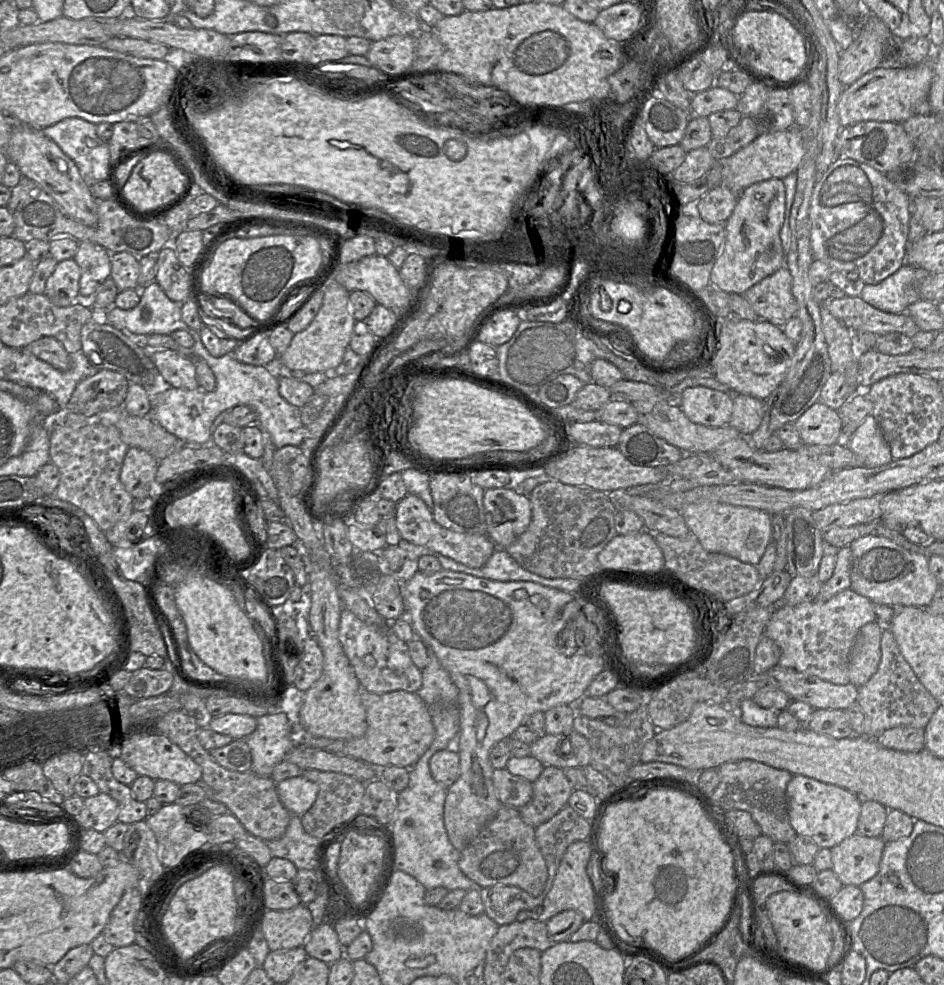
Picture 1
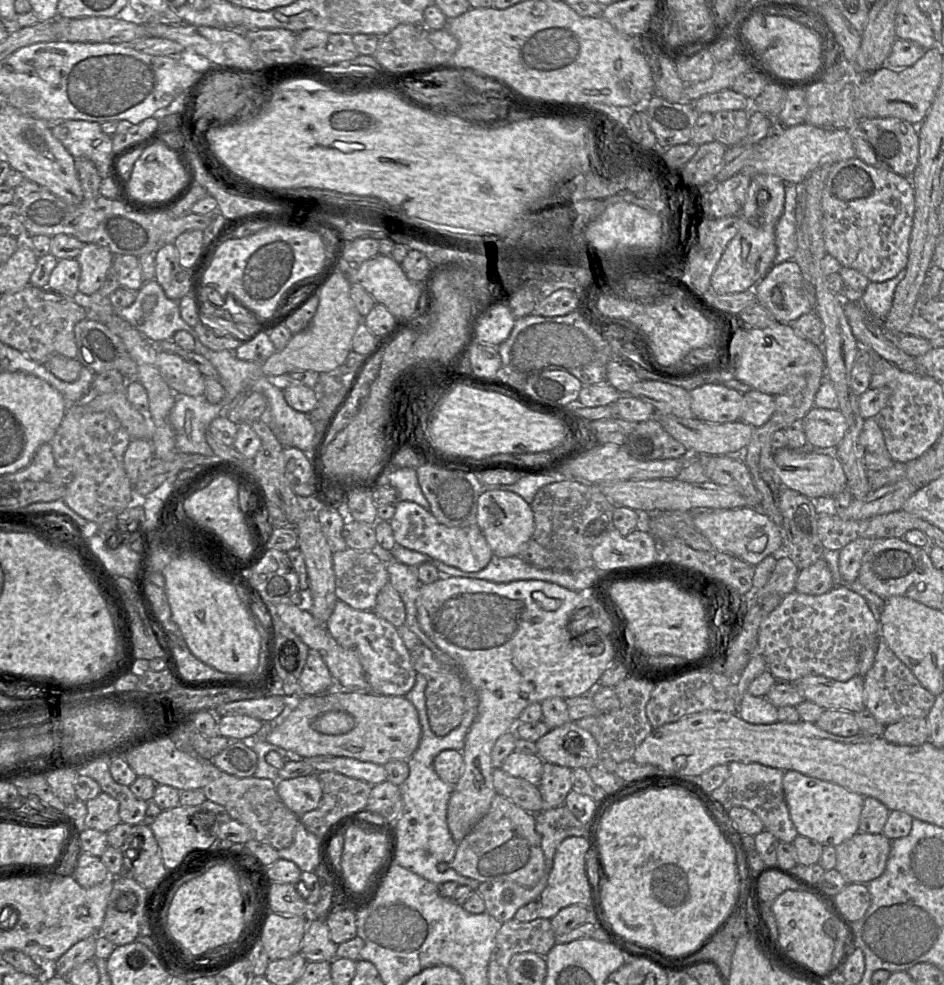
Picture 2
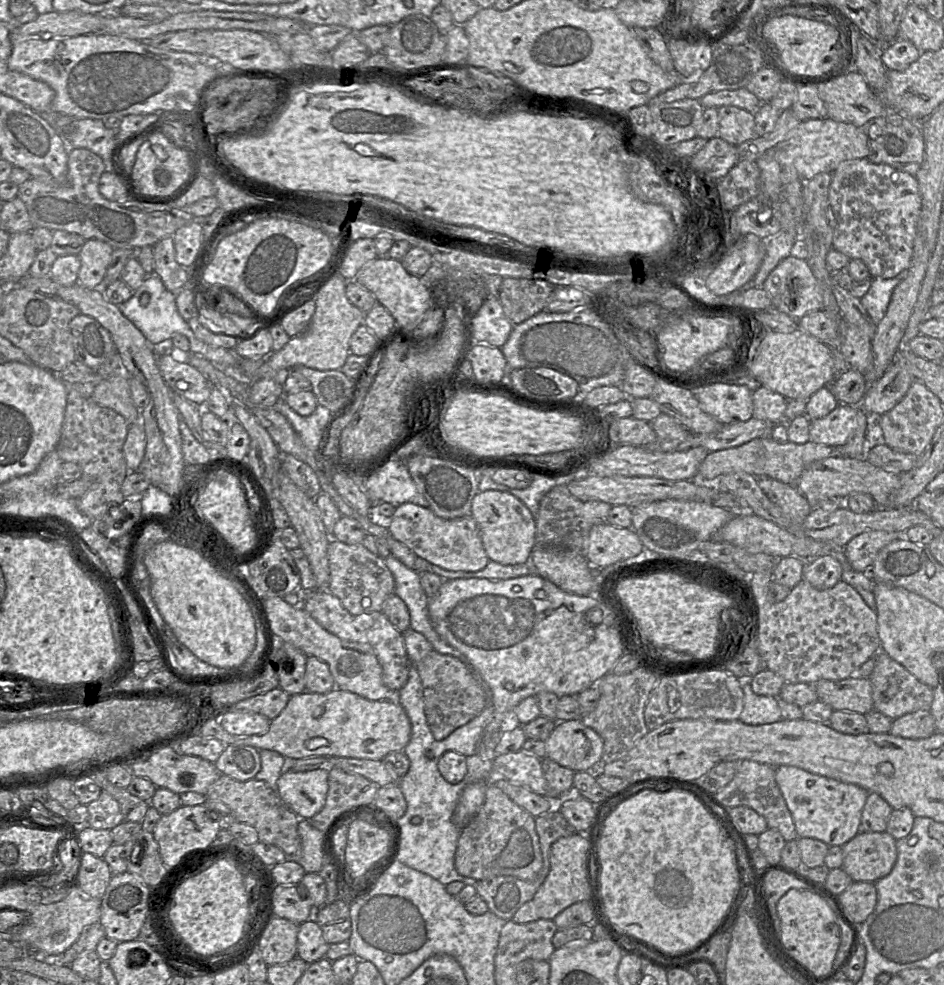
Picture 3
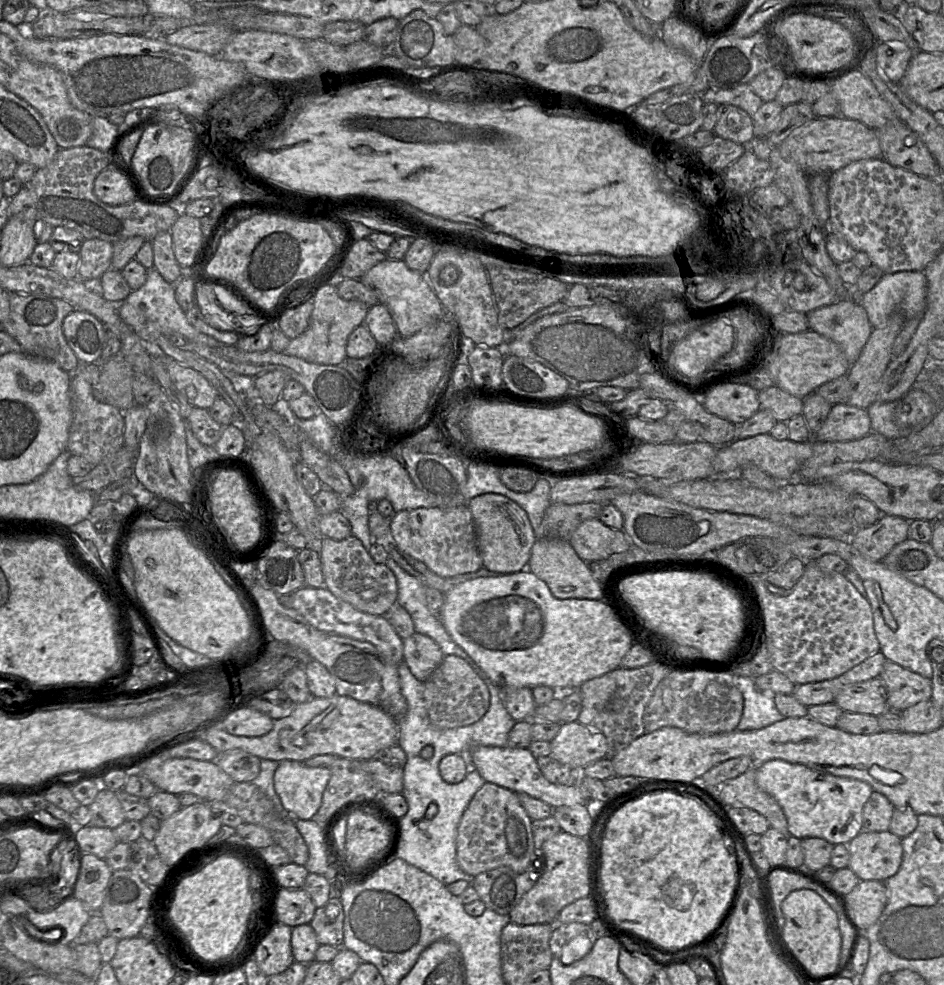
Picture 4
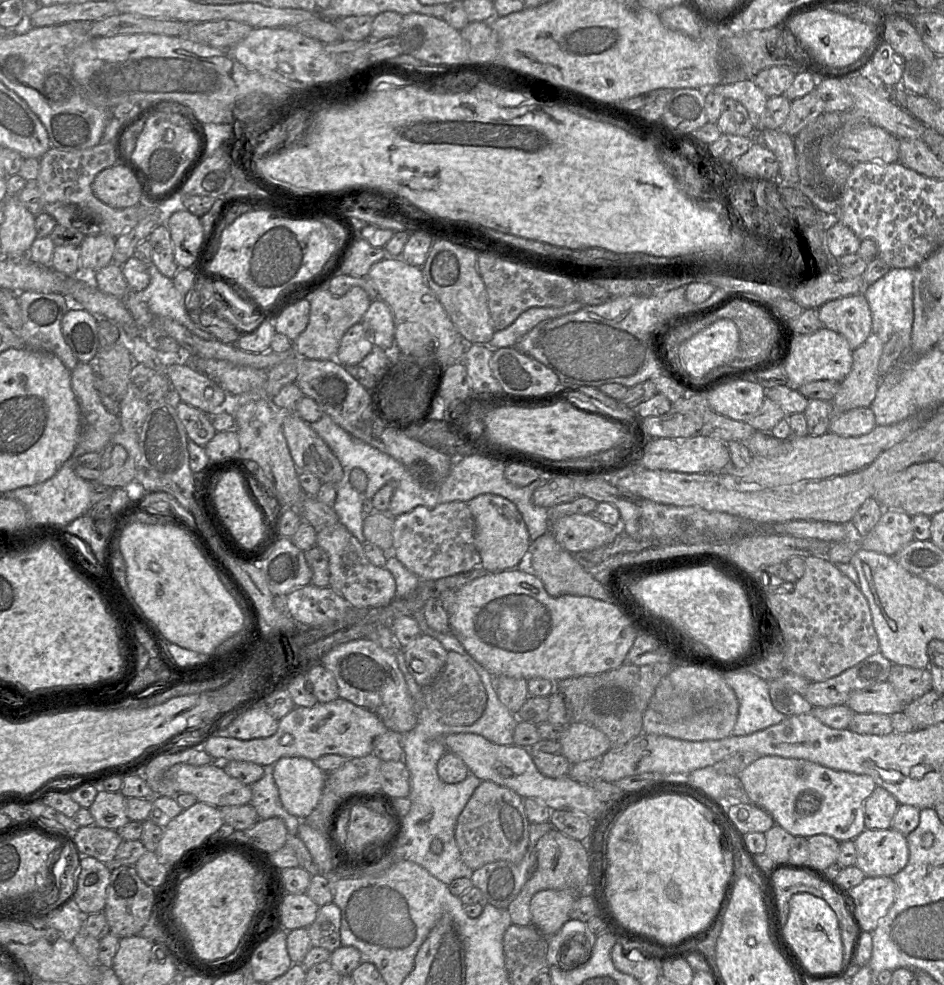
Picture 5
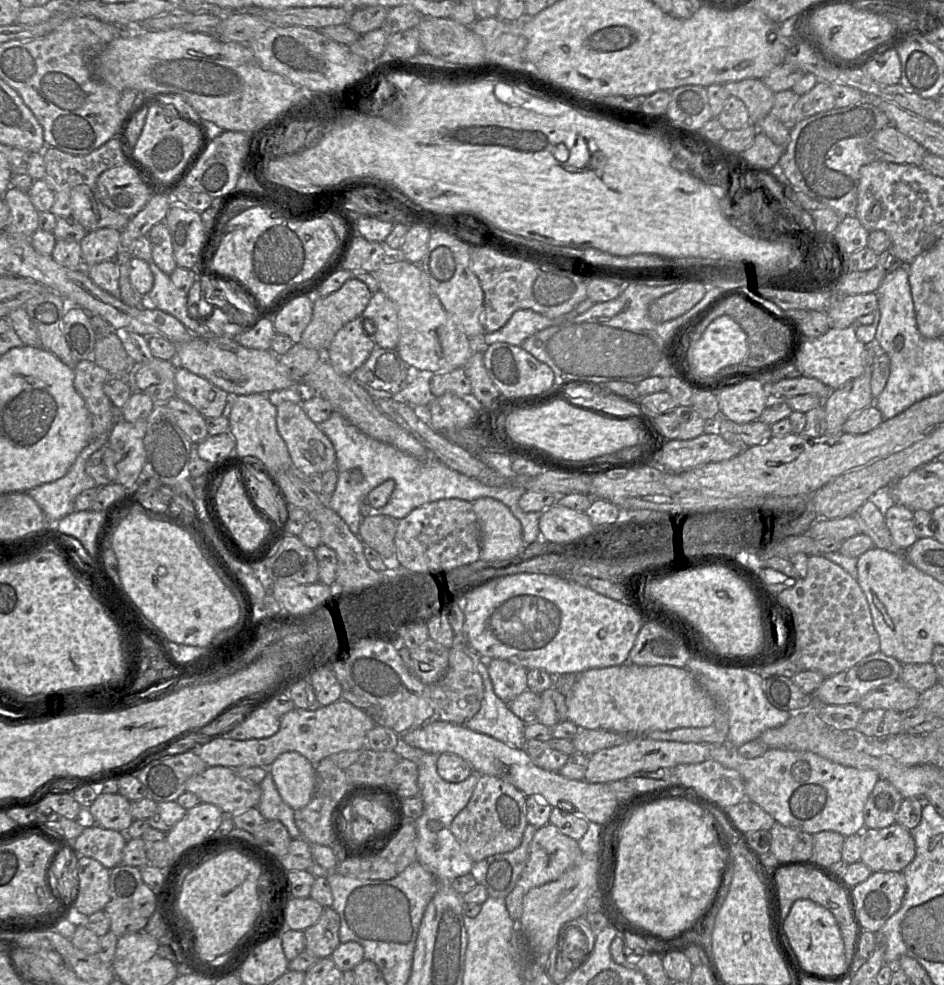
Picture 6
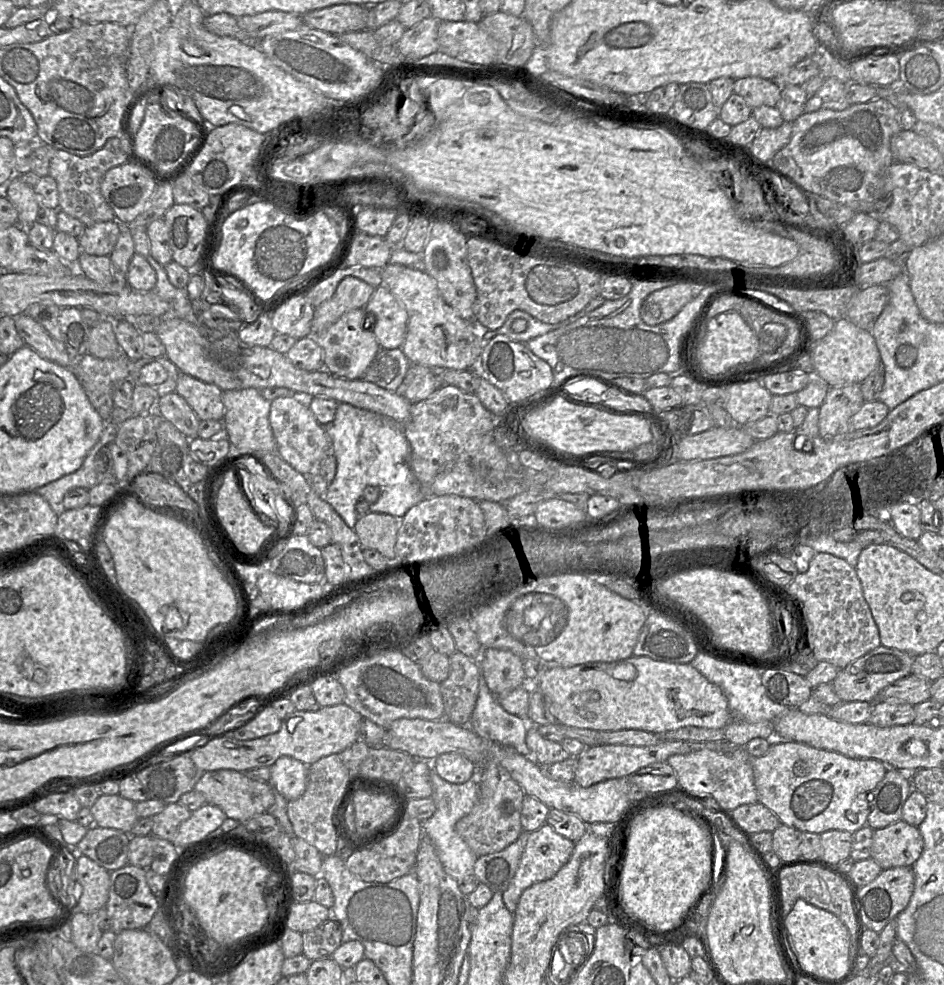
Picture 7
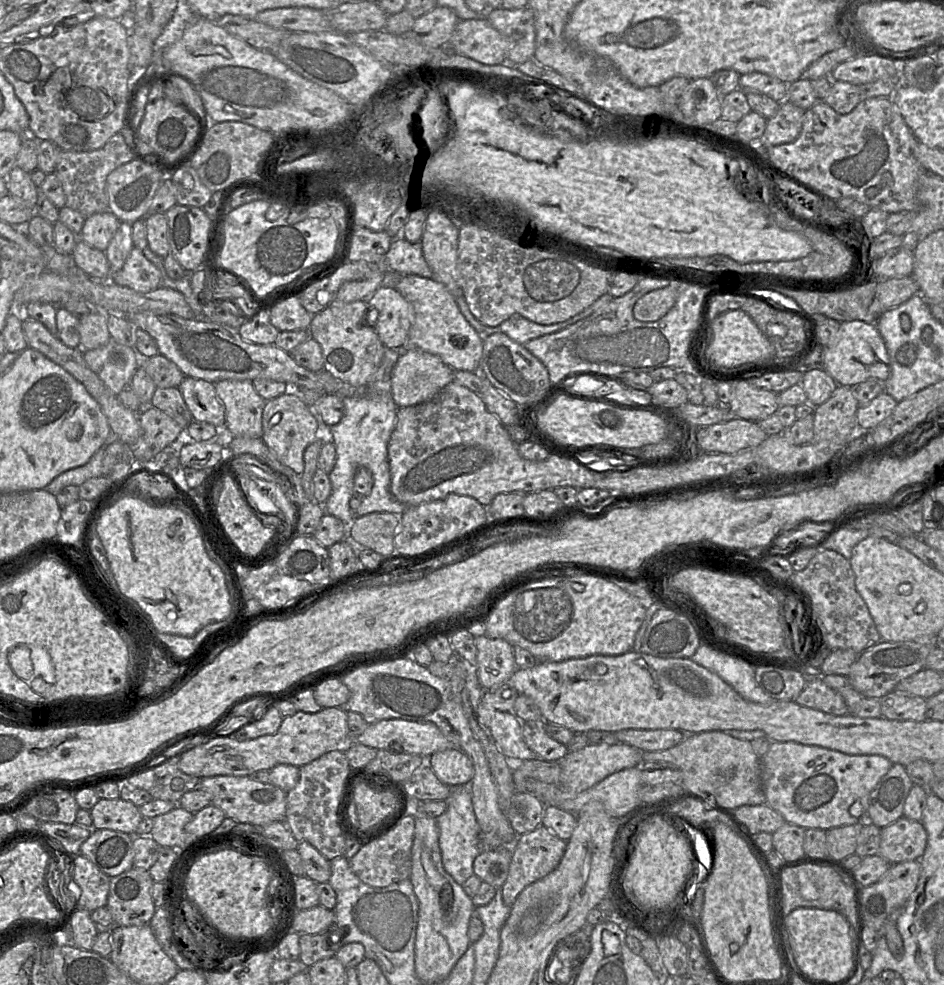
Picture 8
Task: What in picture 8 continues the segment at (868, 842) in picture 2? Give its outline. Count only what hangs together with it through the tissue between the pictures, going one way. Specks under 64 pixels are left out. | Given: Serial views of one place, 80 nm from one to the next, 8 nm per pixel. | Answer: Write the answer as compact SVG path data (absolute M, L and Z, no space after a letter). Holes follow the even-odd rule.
M902 817L881 829L878 855L891 865L920 860L927 846L928 835L922 822Z

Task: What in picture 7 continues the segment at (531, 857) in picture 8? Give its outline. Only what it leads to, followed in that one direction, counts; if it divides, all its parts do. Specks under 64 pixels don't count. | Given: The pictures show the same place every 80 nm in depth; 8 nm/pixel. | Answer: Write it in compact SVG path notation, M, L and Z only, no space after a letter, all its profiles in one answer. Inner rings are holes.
M545 823L539 829L529 834L527 844L521 856L518 869L503 892L503 902L506 908L514 913L520 896L530 886L553 878L558 871L569 861L575 847L575 842L558 834L552 826Z

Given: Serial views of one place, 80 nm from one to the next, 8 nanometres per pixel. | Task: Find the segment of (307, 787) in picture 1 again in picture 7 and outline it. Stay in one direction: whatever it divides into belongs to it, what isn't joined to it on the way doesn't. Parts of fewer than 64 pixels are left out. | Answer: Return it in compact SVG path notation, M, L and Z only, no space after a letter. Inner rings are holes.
M282 756L270 767L269 783L288 801L303 795L307 785L308 766L290 756Z

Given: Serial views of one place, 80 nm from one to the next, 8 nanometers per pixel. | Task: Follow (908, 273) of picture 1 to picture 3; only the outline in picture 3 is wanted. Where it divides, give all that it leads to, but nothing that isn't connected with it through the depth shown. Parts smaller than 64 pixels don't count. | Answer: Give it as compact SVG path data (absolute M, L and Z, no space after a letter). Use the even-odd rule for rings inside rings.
M906 269L893 278L873 278L869 290L860 301L875 324L879 324L885 316L893 290L907 274Z

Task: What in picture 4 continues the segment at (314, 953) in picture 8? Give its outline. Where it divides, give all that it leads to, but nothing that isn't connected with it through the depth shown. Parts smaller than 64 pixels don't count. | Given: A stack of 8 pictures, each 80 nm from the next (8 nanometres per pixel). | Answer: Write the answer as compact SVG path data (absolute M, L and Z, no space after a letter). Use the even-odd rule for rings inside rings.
M333 894L328 902L316 908L310 922L320 945L331 945L343 948L344 911L337 894Z

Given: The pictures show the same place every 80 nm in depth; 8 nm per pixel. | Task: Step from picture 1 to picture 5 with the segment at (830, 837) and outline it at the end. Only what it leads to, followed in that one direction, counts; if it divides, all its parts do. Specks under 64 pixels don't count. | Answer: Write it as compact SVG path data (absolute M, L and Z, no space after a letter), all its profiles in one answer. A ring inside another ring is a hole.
M762 756L738 774L747 800L765 810L793 836L829 835L839 842L854 840L866 828L864 803L876 788L869 775L834 770L796 758Z

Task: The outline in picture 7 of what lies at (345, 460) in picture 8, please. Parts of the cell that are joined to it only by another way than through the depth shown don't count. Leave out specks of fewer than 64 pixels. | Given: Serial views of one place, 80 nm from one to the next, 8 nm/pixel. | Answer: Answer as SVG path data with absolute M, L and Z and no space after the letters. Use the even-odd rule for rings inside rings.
M380 348L362 379L388 391L399 393L410 361L401 348ZM338 403L332 422L322 425L330 442L337 468L333 482L323 497L352 529L358 520L355 510L367 486L379 487L379 499L370 505L373 513L403 518L408 510L426 498L426 492L413 474L410 465L410 445L403 433L403 424L370 410L349 403Z

